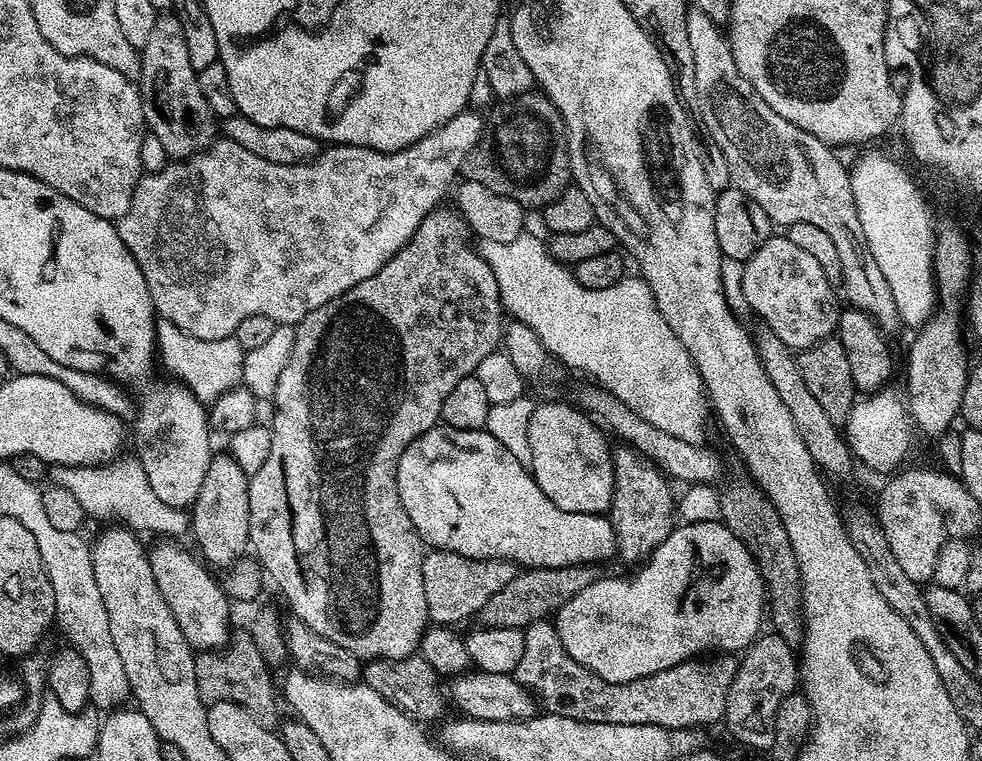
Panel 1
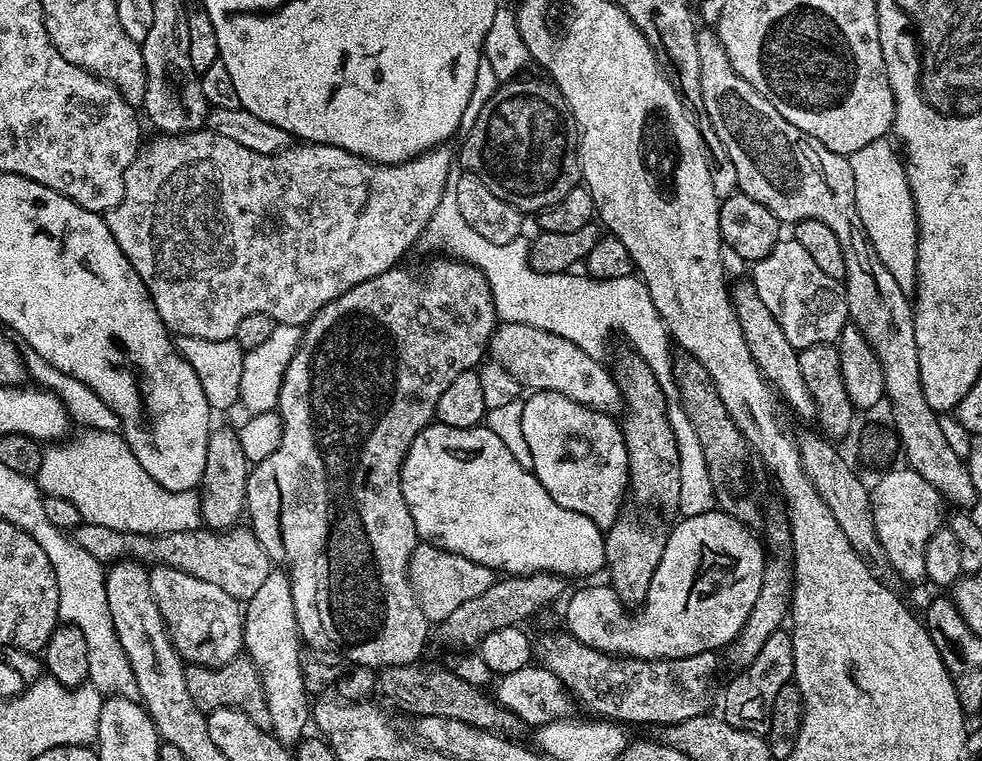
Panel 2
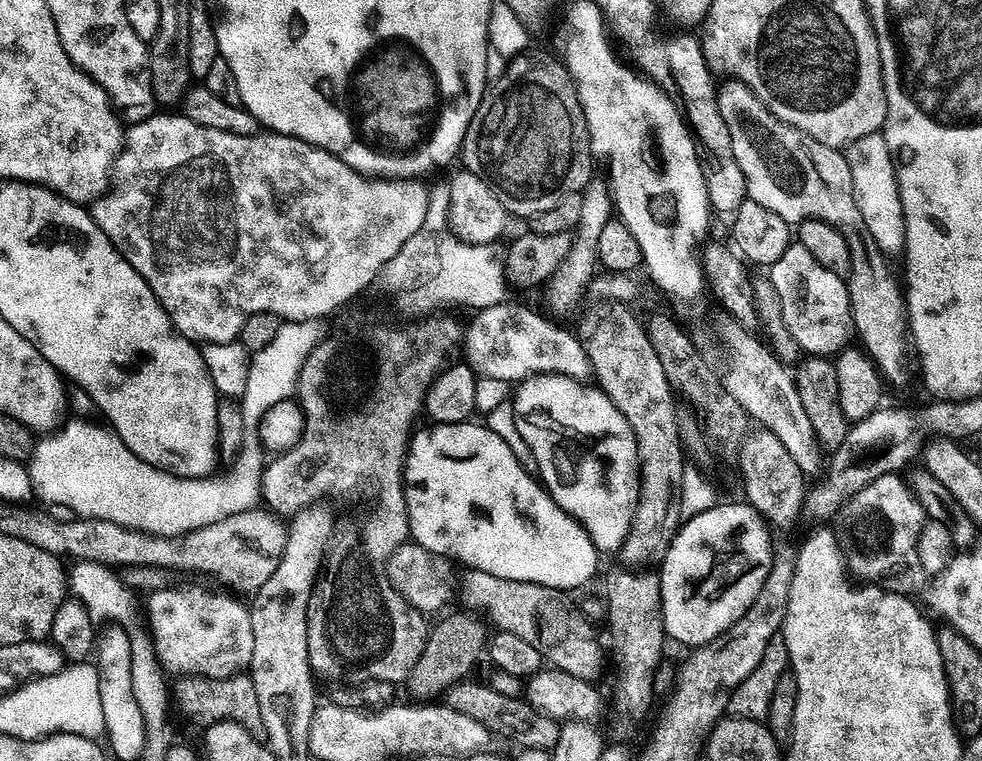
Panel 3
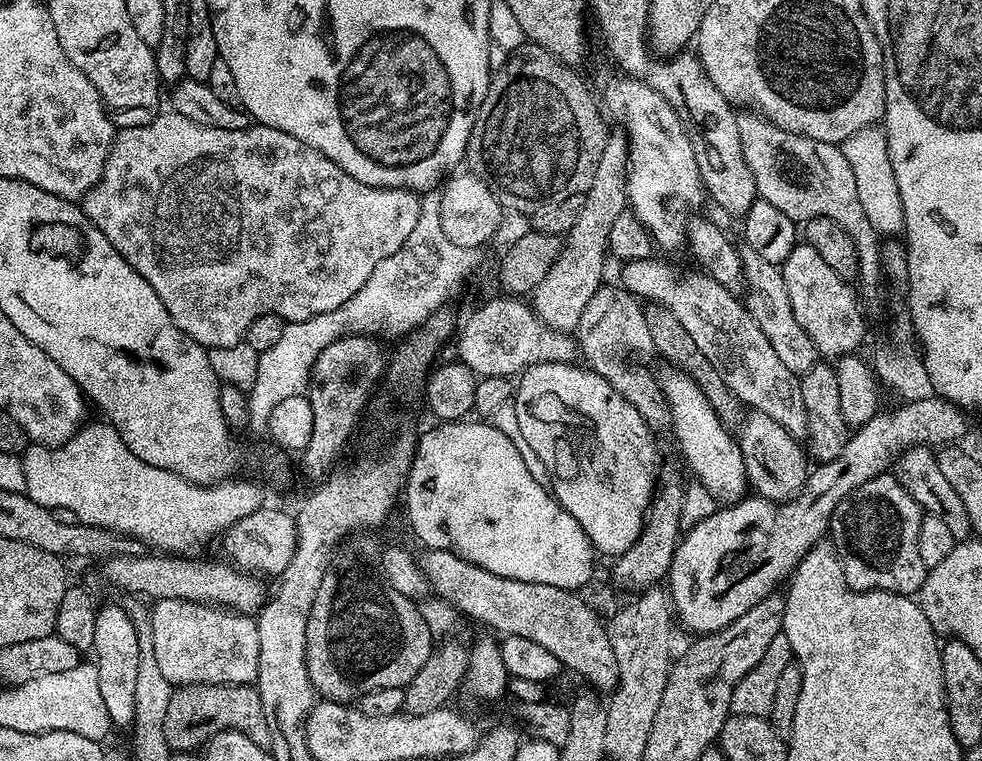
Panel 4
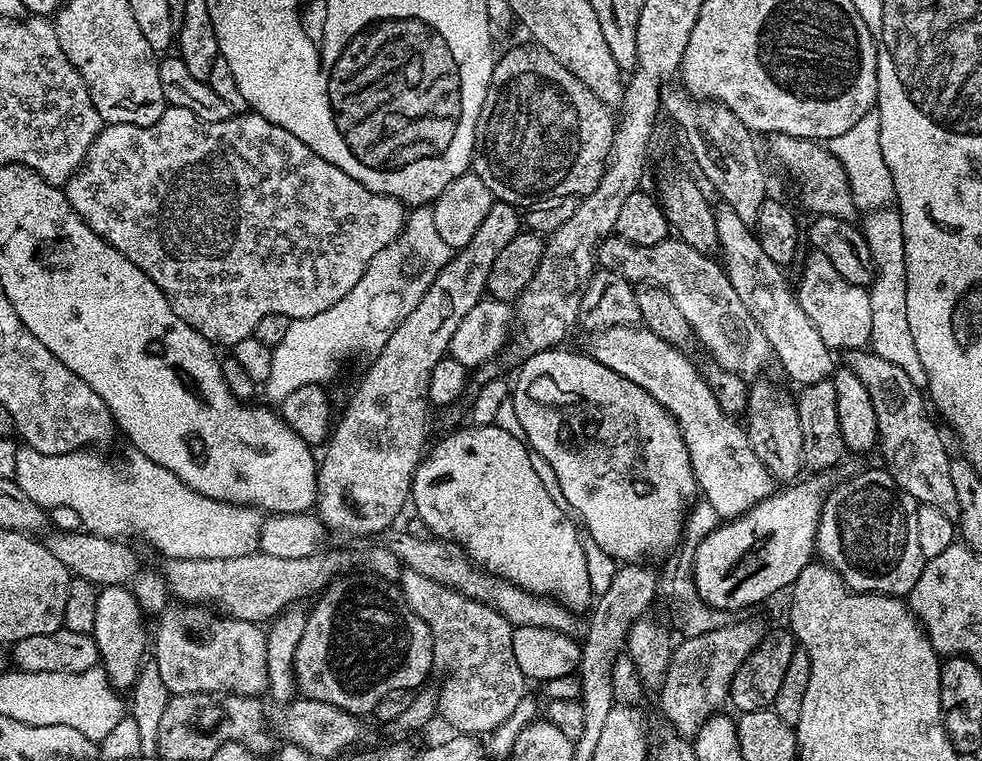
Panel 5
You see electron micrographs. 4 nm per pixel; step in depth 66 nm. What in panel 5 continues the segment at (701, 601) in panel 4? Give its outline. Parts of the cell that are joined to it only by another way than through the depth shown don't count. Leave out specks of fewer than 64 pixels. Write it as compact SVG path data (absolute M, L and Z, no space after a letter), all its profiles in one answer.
M831 471L808 474L808 477L805 475L791 486L785 487L788 488L785 492L773 491L771 496L766 496L749 512L743 512L741 516L716 525L712 532L696 544L696 553L690 556L691 583L694 585L695 595L708 606L732 614L735 613L735 608L748 608L751 604L760 604L783 588L784 591L791 589L798 574L802 574L807 564L813 563L818 518L824 499L834 487L832 475Z

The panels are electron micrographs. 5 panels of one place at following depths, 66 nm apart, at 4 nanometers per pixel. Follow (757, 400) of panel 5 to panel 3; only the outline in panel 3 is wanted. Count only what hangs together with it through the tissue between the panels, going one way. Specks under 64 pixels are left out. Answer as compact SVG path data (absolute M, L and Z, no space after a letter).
M752 430L740 445L739 464L740 474L745 480L743 497L747 503L756 508L760 517L777 533L790 531L800 516L800 507L806 504L806 477L802 470L798 470L794 458L790 458L790 450L786 450L772 432Z

